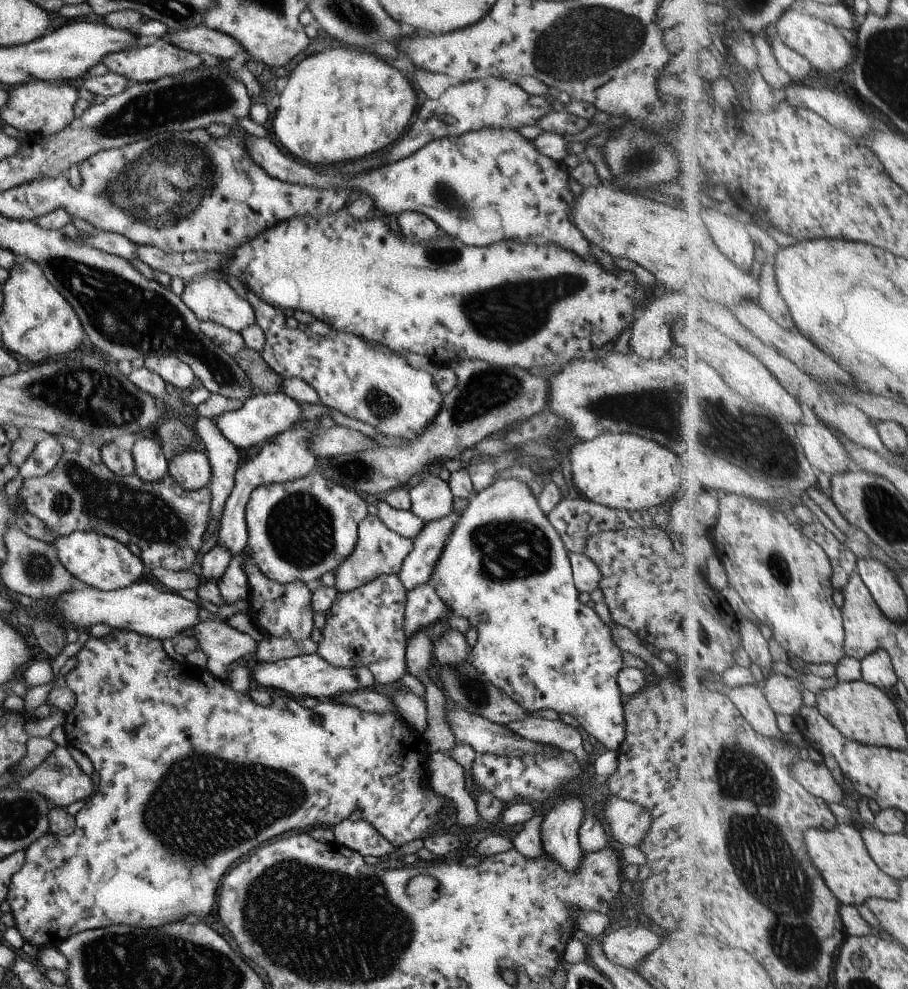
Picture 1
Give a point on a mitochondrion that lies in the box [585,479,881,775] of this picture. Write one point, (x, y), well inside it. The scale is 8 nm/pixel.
(780, 568)

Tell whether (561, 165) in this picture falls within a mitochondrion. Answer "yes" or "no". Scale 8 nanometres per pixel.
no

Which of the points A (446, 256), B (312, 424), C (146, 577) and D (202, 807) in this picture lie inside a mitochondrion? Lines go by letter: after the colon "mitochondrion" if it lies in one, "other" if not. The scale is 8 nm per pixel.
A: mitochondrion
B: other
C: other
D: mitochondrion

